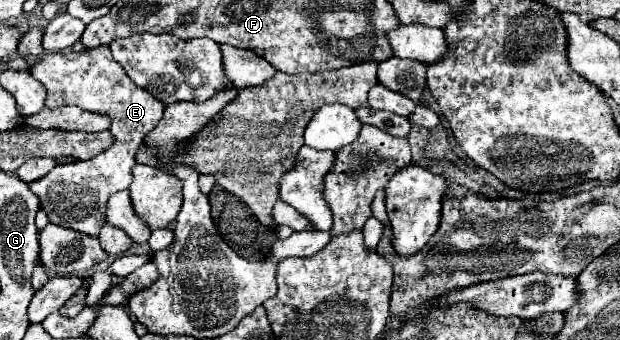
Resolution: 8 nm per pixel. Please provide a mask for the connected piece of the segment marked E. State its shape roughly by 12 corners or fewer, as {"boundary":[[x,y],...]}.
{"boundary":[[107,45],[33,65],[45,105],[111,117],[115,143],[29,183],[51,223],[99,235],[163,103]]}

